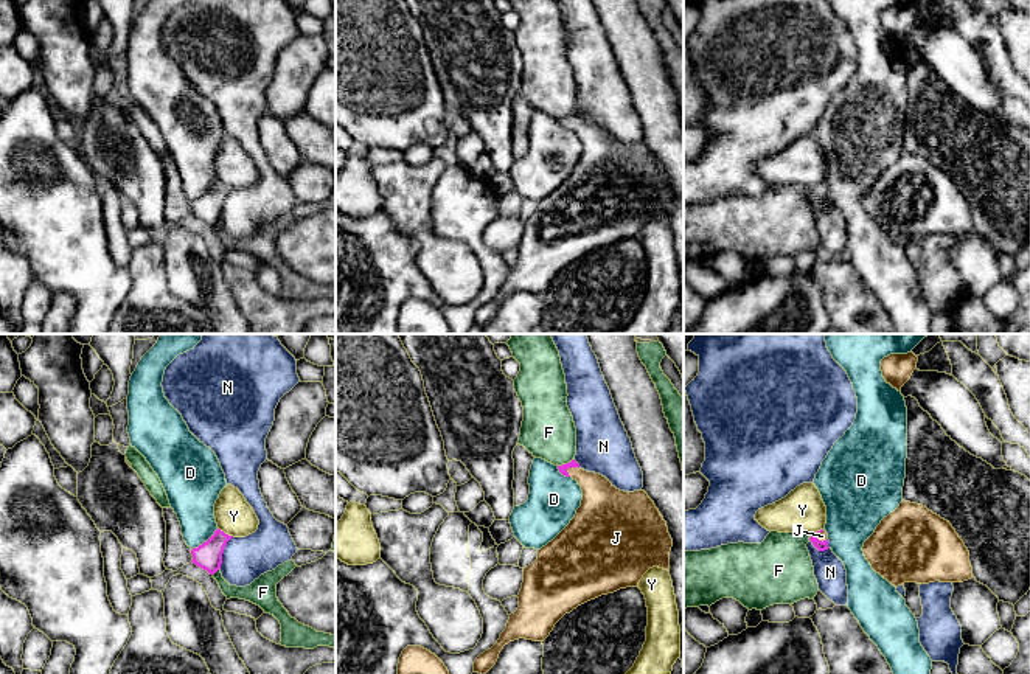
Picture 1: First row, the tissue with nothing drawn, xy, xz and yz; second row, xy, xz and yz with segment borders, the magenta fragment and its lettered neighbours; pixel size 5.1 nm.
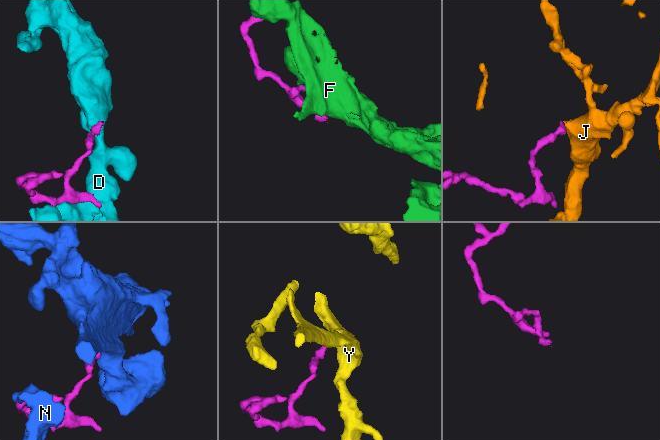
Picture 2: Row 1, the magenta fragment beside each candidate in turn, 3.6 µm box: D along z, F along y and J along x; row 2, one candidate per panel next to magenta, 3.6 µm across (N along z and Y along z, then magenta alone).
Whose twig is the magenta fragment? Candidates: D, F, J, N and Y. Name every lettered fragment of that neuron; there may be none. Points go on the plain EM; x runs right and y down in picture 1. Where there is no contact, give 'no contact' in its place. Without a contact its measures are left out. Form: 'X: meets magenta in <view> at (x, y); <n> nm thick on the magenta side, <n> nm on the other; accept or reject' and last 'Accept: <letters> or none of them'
D: meets magenta in xy at (204, 194); 140 nm thick on the magenta side, 240 nm on the other; reject
F: meets magenta in xz at (567, 115); 50 nm thick on the magenta side, 280 nm on the other; reject
J: meets magenta in xz at (570, 118); 50 nm thick on the magenta side, 220 nm on the other; accept
N: meets magenta in xy at (222, 204); 140 nm thick on the magenta side, 240 nm on the other; reject
Y: meets magenta in xy at (224, 185); 140 nm thick on the magenta side, 190 nm on the other; reject
Accept: J

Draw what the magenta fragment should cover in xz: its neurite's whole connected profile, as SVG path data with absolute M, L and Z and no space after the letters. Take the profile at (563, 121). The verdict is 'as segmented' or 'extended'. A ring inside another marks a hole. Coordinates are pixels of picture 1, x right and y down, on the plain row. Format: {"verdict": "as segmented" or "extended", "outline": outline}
{"verdict": "extended", "outline": "M575 112L558 121L581 138L581 158L570 175L538 202L538 211L524 221L517 262L510 267L497 295L474 314L474 325L482 328L496 317L500 303L510 294L544 294L555 276L578 258L620 241L639 239L643 227L652 219L670 224L673 191L666 174L645 143L620 143L606 129L581 121Z"}

